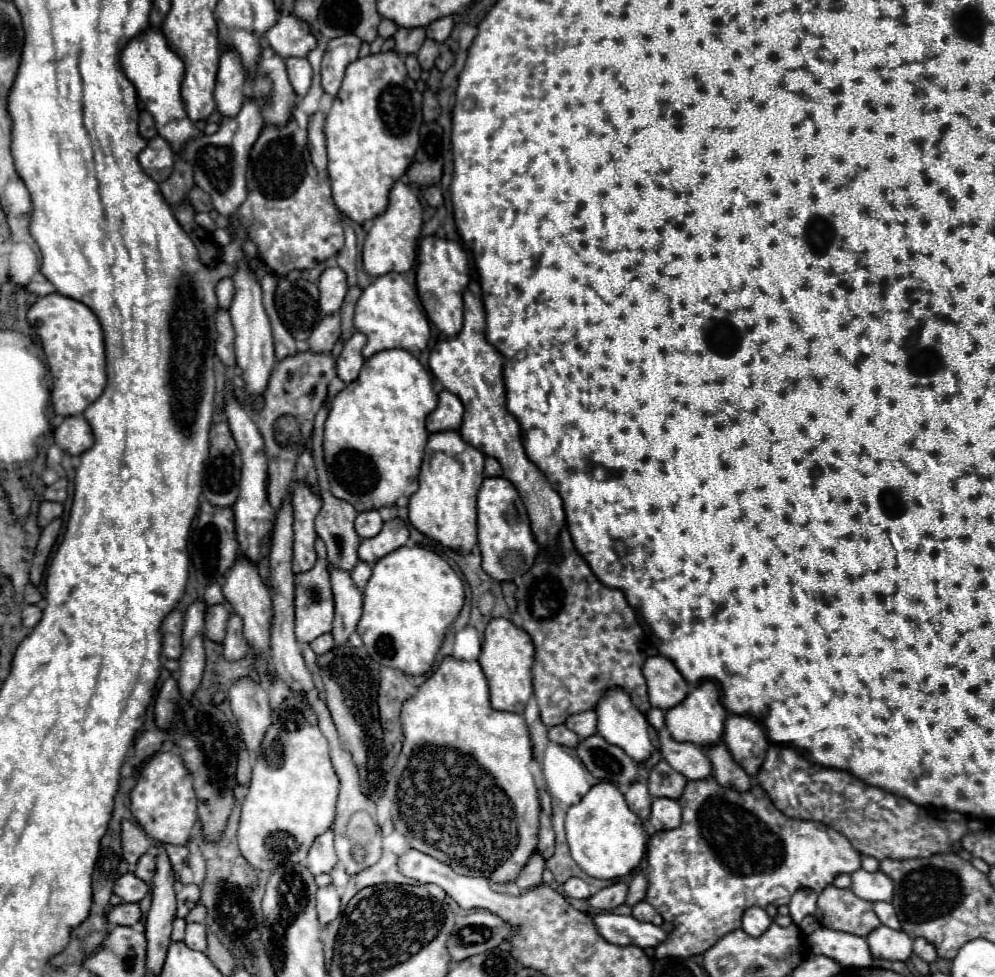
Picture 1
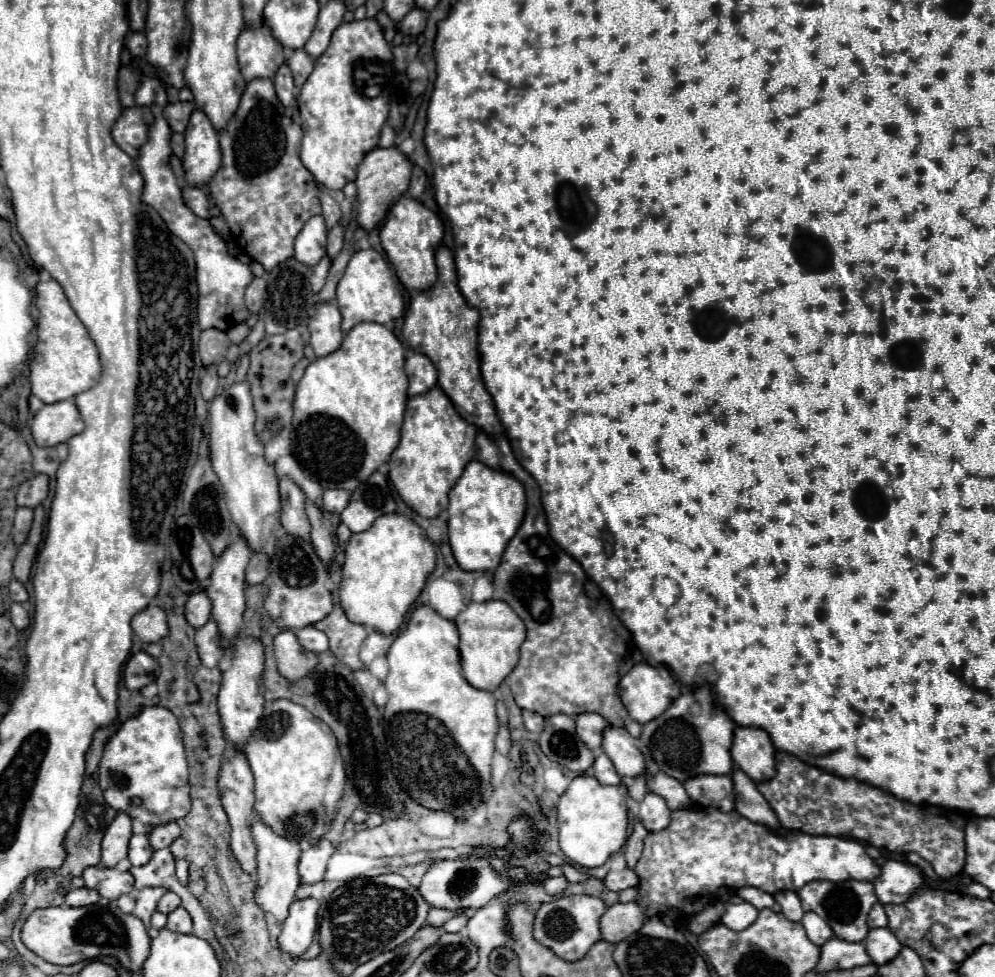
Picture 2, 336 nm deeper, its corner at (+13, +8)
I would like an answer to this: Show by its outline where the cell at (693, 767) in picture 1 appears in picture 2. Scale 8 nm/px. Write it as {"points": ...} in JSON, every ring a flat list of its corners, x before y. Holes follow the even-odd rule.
{"points":[[699,774,683,782,689,798,699,806,715,806,723,812,733,810,733,780,729,776]]}

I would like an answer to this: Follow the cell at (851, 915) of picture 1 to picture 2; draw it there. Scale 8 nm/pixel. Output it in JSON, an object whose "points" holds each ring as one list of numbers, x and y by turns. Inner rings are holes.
{"points":[[813,880,805,884,801,890,797,890,797,896,801,896,801,904,805,912,819,914,835,932,837,938,849,940,849,942,861,942,869,928,867,928,867,914,871,906,877,902,875,890,871,882,859,882,859,880,845,880,845,882,827,882,827,880]]}

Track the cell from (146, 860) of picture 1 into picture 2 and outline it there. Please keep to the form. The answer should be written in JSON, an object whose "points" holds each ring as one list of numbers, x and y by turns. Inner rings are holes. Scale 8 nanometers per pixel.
{"points":[[133,834,129,842,129,862,133,866,143,866,151,860,153,848,149,844,149,838,145,834]]}

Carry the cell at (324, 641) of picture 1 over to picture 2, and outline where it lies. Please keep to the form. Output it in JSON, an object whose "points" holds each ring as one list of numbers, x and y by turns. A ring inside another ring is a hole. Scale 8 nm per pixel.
{"points":[[315,626,301,628,301,630,297,630,295,634,297,634,297,638,299,638,301,646,303,646,303,648,309,648,311,652,317,652,317,654,319,654,319,652,329,650,329,640,327,640,325,632,317,630]]}

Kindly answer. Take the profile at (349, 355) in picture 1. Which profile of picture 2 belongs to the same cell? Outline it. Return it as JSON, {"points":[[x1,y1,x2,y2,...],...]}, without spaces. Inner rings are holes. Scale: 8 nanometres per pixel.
{"points":[[335,302,323,304,313,312,313,316,309,318,309,332,311,348,319,358,333,354,341,346,341,312]]}

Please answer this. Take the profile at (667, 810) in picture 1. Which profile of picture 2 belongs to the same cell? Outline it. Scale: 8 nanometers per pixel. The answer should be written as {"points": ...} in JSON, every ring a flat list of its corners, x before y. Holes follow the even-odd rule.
{"points":[[647,792,643,802,639,804,639,812,637,812,637,818,641,820,641,824,649,832,657,832,657,830,663,830,669,826,669,816,671,816,671,810,669,810,667,802,661,796]]}

